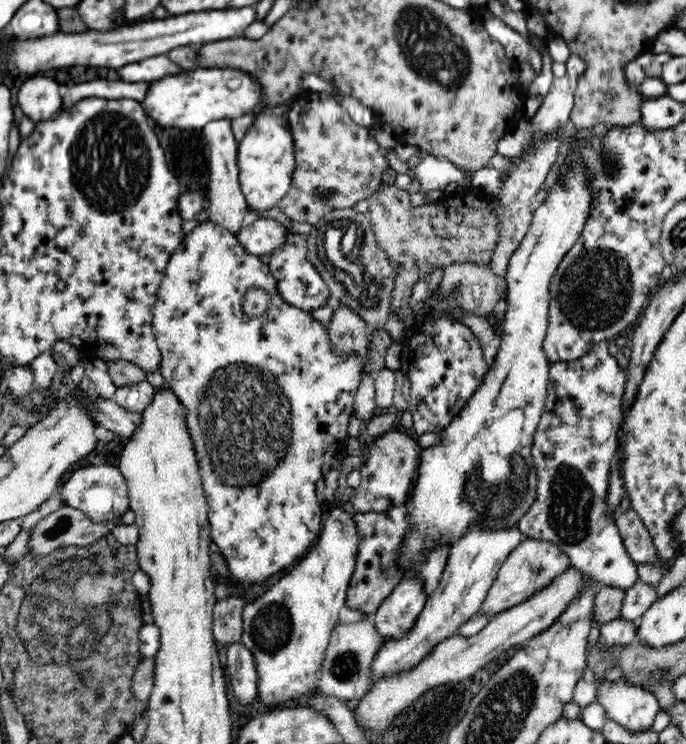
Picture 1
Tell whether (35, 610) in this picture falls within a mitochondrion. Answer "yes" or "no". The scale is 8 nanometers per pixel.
yes

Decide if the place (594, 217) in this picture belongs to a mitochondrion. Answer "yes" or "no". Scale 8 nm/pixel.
no

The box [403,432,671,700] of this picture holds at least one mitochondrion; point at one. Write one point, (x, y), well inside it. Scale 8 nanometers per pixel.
(495, 502)

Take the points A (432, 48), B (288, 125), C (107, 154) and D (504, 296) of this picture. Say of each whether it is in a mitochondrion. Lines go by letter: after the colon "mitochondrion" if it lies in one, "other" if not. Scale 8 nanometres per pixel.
A: mitochondrion
B: other
C: mitochondrion
D: other

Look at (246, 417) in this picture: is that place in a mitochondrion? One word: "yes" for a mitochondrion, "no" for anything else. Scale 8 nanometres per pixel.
yes

